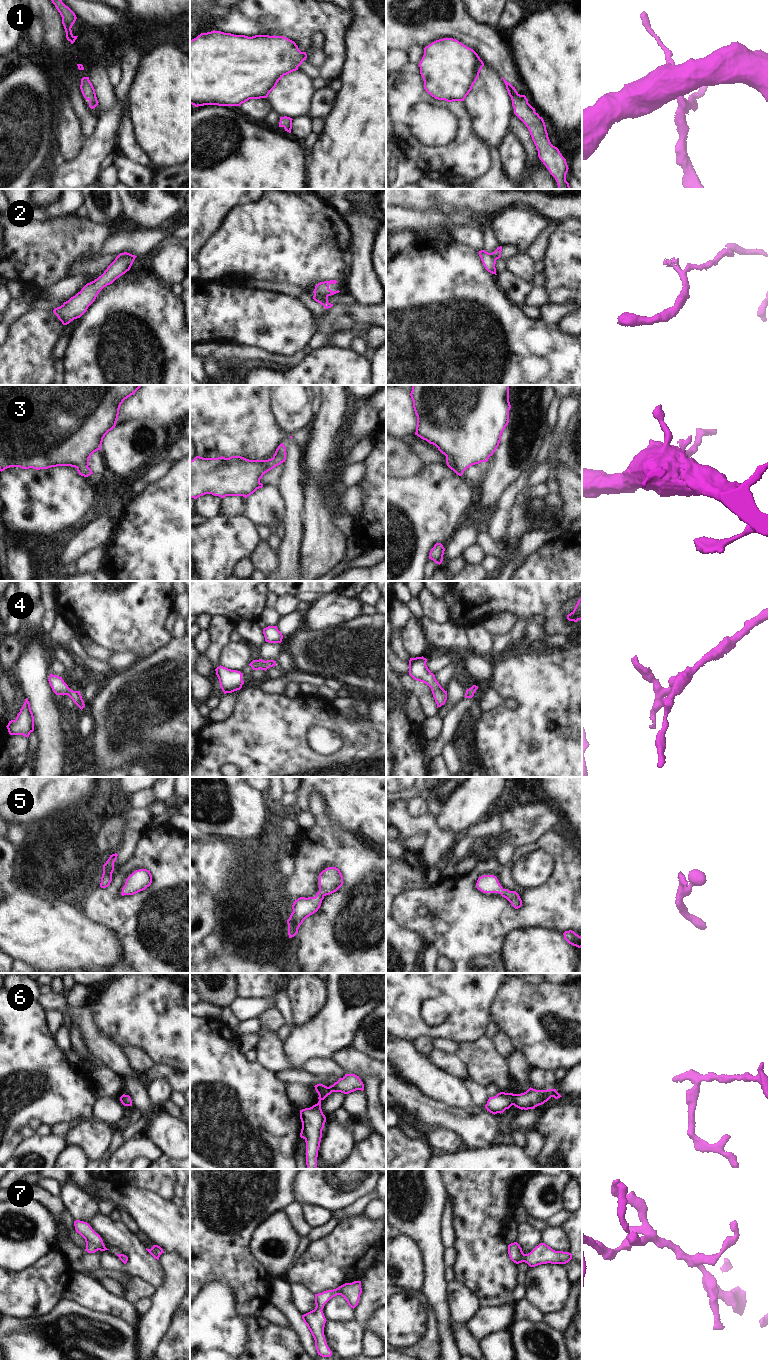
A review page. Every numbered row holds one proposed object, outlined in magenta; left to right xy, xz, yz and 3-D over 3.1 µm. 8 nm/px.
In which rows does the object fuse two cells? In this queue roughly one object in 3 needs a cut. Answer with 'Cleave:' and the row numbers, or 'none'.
Cleave: 2

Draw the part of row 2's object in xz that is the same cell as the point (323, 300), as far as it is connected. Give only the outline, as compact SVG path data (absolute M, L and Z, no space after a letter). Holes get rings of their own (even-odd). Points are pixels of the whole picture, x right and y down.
M314 294L313 299L323 305L325 309L331 308L333 304L328 302L328 296L322 296L319 294Z

